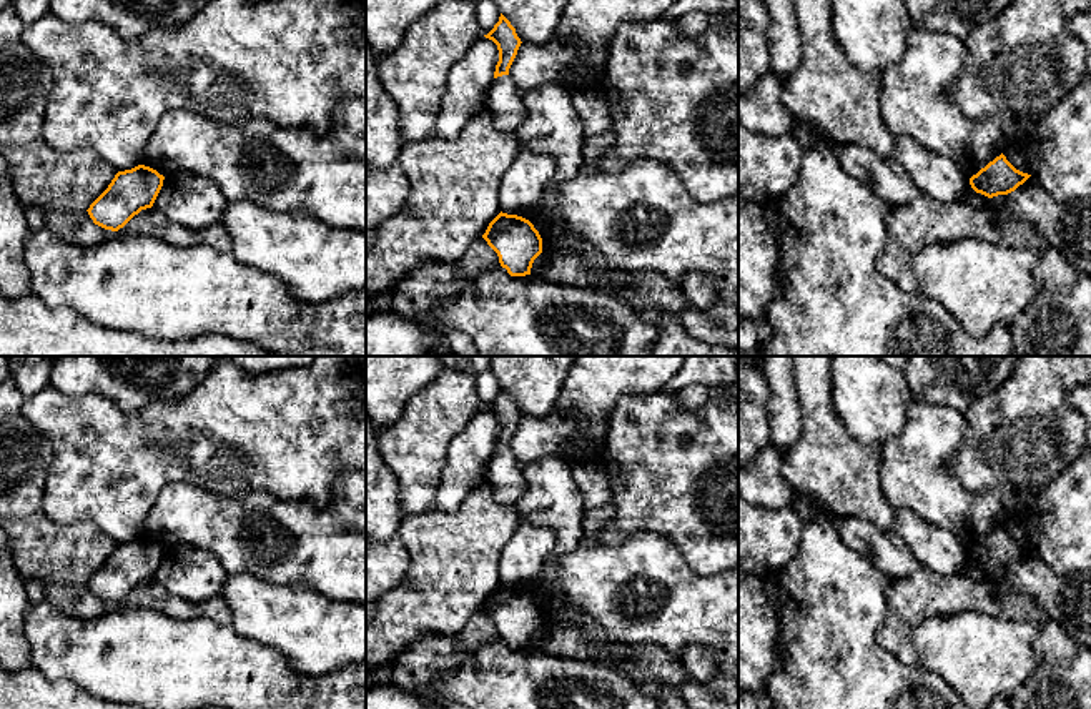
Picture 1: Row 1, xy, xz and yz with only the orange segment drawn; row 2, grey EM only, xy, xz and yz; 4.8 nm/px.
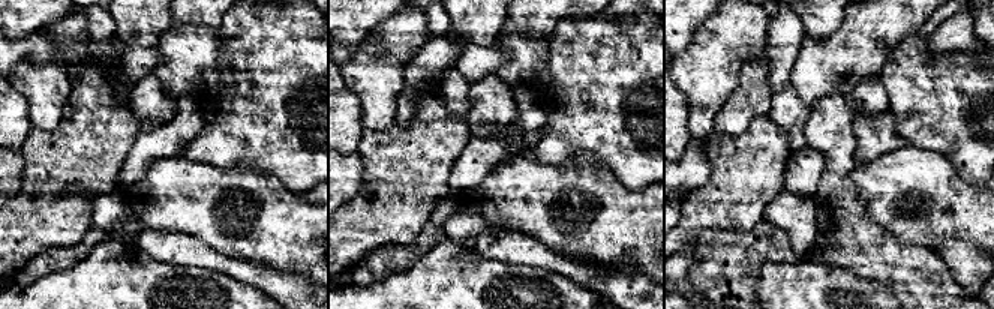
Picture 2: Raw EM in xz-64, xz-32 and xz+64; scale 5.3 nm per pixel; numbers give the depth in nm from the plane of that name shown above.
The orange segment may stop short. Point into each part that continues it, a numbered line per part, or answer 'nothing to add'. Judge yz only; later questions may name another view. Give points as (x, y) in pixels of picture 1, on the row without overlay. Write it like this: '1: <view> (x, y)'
nothing to add

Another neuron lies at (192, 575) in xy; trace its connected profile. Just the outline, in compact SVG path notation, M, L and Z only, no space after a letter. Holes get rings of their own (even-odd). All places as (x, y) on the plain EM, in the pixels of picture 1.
M180 546L165 549L153 579L185 601L203 602L221 596L228 576L216 558Z

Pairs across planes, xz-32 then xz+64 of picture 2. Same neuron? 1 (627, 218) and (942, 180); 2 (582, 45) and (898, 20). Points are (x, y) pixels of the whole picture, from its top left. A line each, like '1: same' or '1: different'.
1: same
2: different

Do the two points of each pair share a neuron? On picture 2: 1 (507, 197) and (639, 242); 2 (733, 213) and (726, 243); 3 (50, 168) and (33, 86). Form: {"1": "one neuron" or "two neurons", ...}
{"1": "one neuron", "2": "two neurons", "3": "two neurons"}

